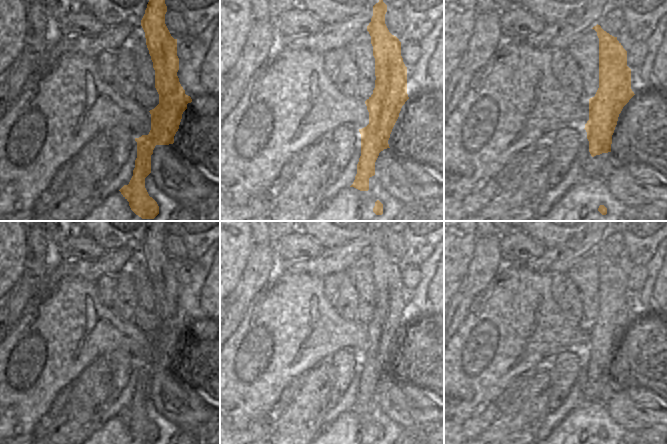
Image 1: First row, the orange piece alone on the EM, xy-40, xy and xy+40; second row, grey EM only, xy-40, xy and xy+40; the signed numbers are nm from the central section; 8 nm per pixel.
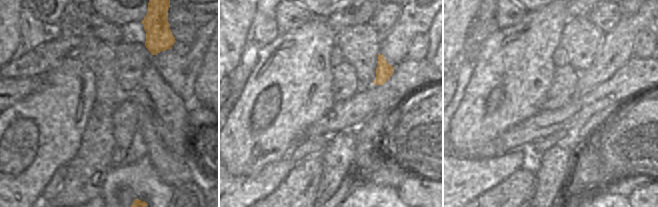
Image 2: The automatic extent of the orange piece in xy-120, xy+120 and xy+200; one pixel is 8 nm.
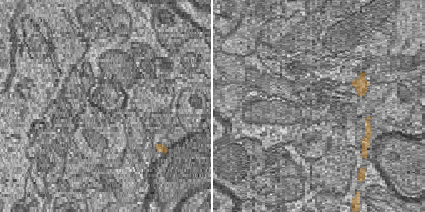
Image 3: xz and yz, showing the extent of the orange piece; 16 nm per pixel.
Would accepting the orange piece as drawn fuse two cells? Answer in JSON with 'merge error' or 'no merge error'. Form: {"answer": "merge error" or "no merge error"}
{"answer": "no merge error"}

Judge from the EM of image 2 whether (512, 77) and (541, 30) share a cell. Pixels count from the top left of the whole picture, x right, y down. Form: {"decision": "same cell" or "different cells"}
{"decision": "same cell"}

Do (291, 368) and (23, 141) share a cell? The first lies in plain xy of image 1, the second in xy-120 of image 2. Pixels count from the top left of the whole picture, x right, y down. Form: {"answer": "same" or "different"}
{"answer": "same"}

